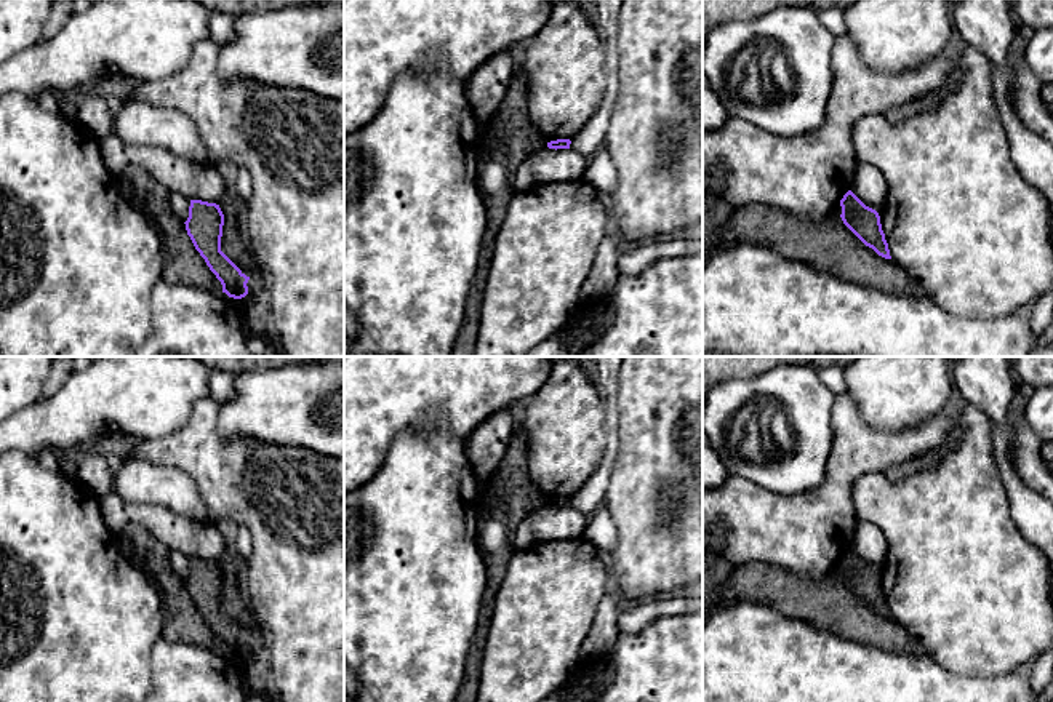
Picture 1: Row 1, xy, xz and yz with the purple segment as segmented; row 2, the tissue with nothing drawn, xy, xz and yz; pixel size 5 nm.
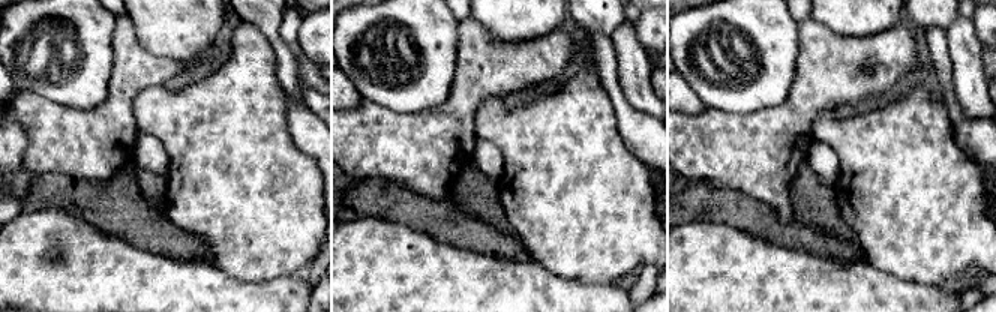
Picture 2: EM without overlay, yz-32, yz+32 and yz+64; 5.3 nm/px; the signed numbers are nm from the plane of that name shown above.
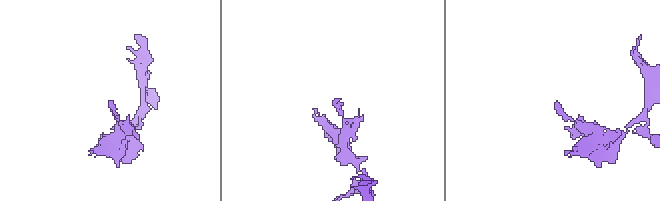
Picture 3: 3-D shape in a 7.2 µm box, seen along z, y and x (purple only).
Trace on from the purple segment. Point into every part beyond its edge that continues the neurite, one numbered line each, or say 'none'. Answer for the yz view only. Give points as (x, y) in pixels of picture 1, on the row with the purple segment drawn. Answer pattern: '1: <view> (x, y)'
none

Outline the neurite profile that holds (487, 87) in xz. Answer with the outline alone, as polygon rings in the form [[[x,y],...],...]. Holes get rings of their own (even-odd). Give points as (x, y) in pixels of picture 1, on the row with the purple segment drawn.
[[[507,50],[483,62],[466,80],[470,109],[485,134],[517,70],[518,50]]]

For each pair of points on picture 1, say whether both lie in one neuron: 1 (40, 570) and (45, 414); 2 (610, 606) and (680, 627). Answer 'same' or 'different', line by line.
1: different
2: different

